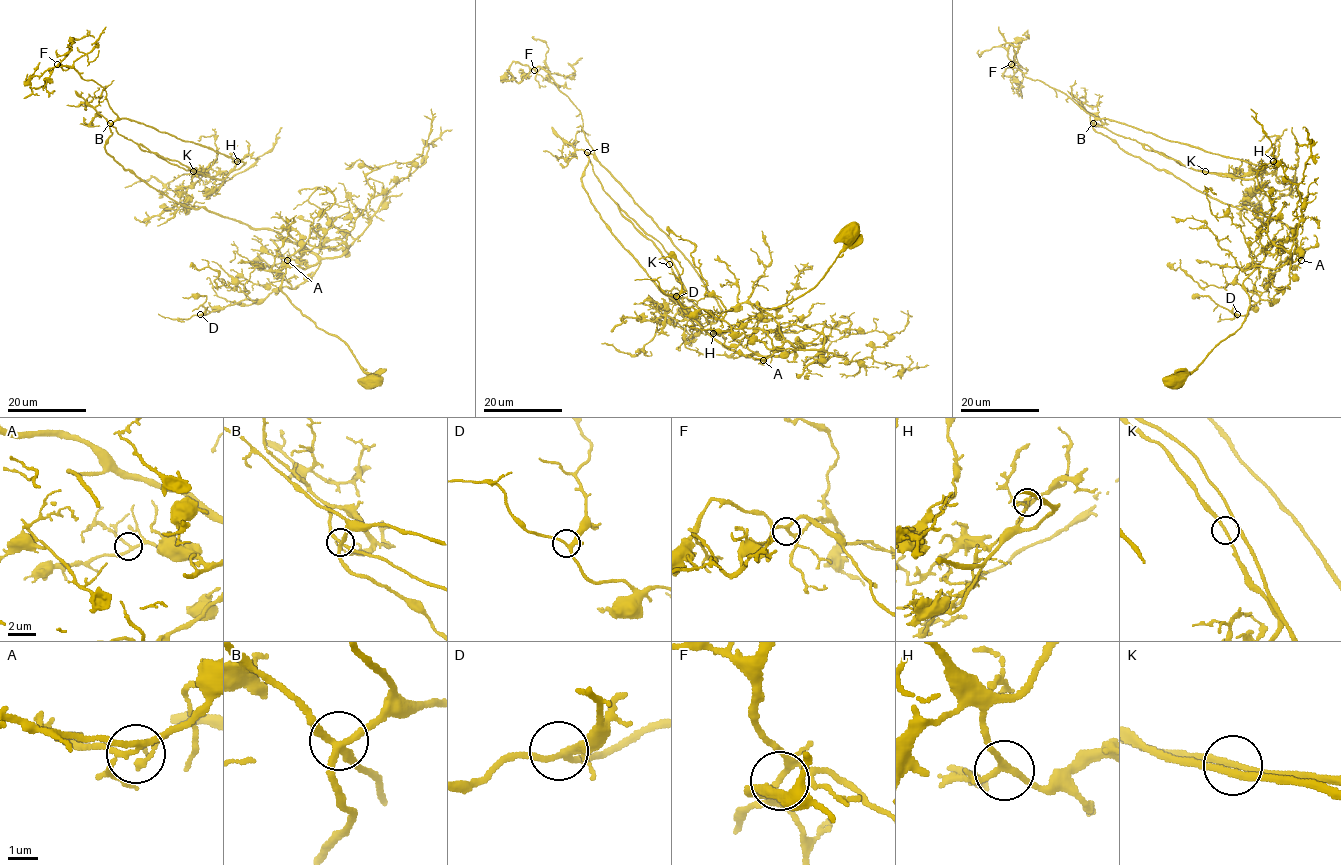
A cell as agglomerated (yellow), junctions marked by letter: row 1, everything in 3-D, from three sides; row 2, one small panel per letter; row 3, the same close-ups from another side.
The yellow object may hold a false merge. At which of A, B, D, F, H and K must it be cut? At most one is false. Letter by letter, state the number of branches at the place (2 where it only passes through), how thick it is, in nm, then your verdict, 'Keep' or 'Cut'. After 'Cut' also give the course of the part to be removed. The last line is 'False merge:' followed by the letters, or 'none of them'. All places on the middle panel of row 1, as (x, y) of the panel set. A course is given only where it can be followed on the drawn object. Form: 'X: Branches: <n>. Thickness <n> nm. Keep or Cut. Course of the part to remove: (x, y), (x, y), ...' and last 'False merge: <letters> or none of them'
A: Branches: 4. Thickness 170 nm. Keep
B: Branches: 4. Thickness 240 nm. Keep
D: Branches: 4. Thickness 200 nm. Keep
F: Branches: 4. Thickness 190 nm. Keep
H: Branches: 4. Thickness 200 nm. Keep
K: Branches: 4. Thickness 150 nm. Keep
False merge: none of them

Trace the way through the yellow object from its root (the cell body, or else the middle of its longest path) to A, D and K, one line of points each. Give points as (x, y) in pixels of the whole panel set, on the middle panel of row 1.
A: (848, 233), (846, 246), (812, 288), (769, 309), (758, 302), (784, 339), (763, 360)
D: (848, 233), (812, 288), (769, 309), (758, 302), (796, 349), (768, 348), (676, 296)
K: (848, 233), (812, 288), (758, 302), (756, 353), (738, 353), (611, 232), (582, 182), (586, 152), (669, 264)

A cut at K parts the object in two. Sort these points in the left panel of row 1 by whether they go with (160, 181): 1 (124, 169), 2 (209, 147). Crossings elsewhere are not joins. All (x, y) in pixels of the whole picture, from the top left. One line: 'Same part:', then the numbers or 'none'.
Same part: none

